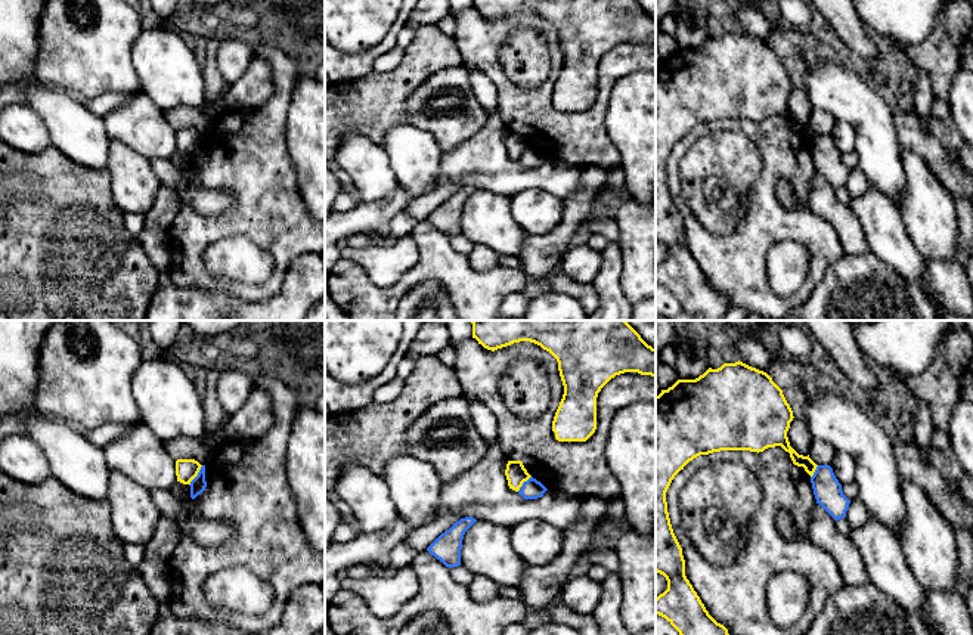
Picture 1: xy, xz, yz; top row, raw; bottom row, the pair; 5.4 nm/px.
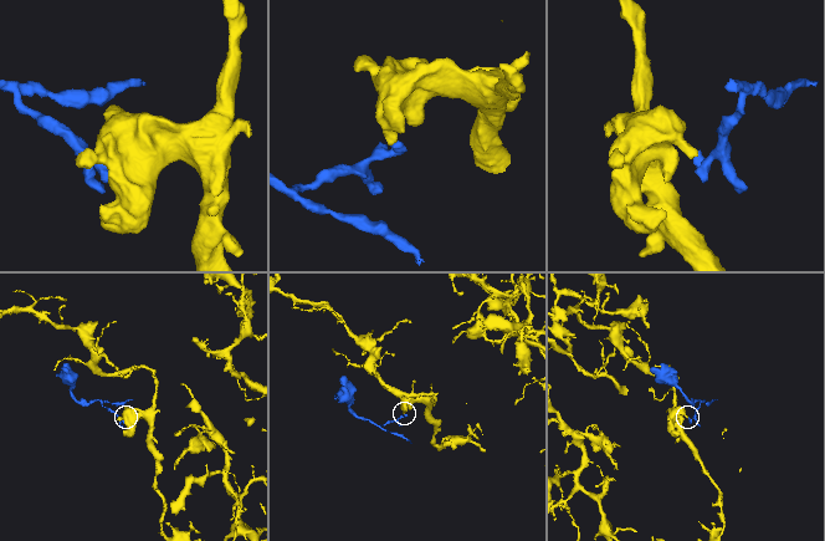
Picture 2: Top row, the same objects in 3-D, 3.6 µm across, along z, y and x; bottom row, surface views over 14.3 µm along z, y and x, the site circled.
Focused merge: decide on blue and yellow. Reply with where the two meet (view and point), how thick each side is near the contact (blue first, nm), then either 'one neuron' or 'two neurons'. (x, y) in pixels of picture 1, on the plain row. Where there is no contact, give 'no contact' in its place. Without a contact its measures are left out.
contact xy (197, 145); calibres 90 and 120 nm; two neurons

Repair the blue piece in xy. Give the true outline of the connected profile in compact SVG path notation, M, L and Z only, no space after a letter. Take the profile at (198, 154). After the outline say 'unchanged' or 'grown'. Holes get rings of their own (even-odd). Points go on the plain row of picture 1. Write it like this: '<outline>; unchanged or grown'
M205 134L201 136L198 145L190 151L190 167L195 168L198 164L201 164L205 157L207 157L207 151L205 151Z; unchanged

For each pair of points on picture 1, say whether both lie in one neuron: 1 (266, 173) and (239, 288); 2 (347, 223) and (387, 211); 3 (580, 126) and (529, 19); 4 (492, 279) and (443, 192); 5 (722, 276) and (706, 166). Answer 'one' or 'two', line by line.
1: one
2: one
3: one
4: two
5: two

